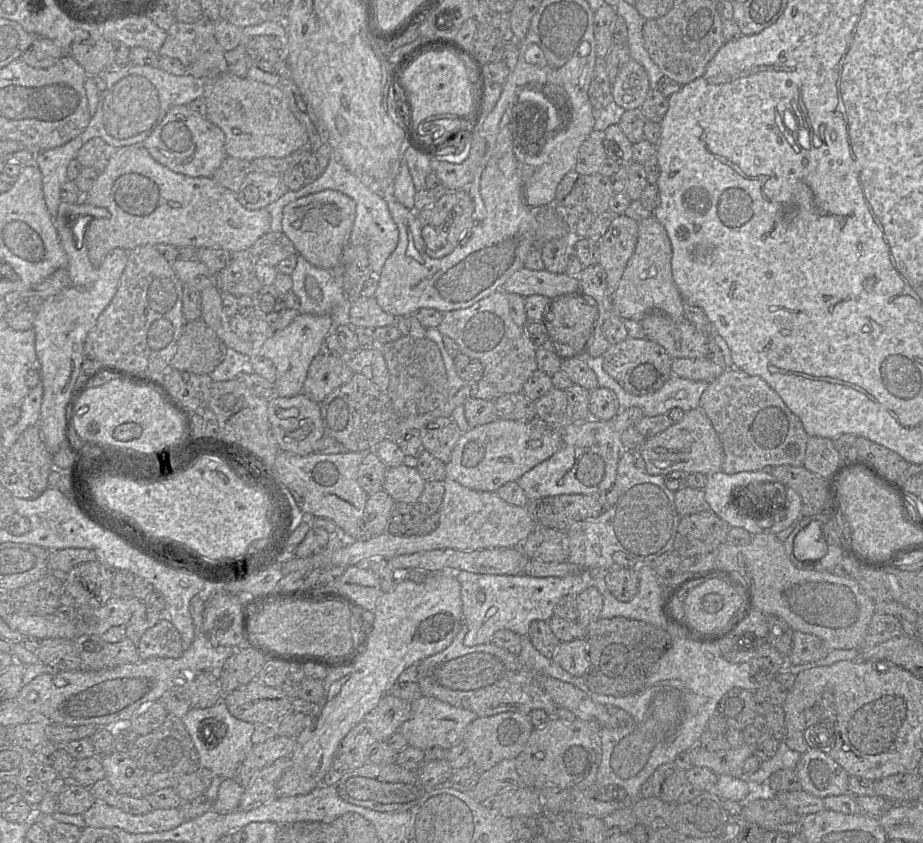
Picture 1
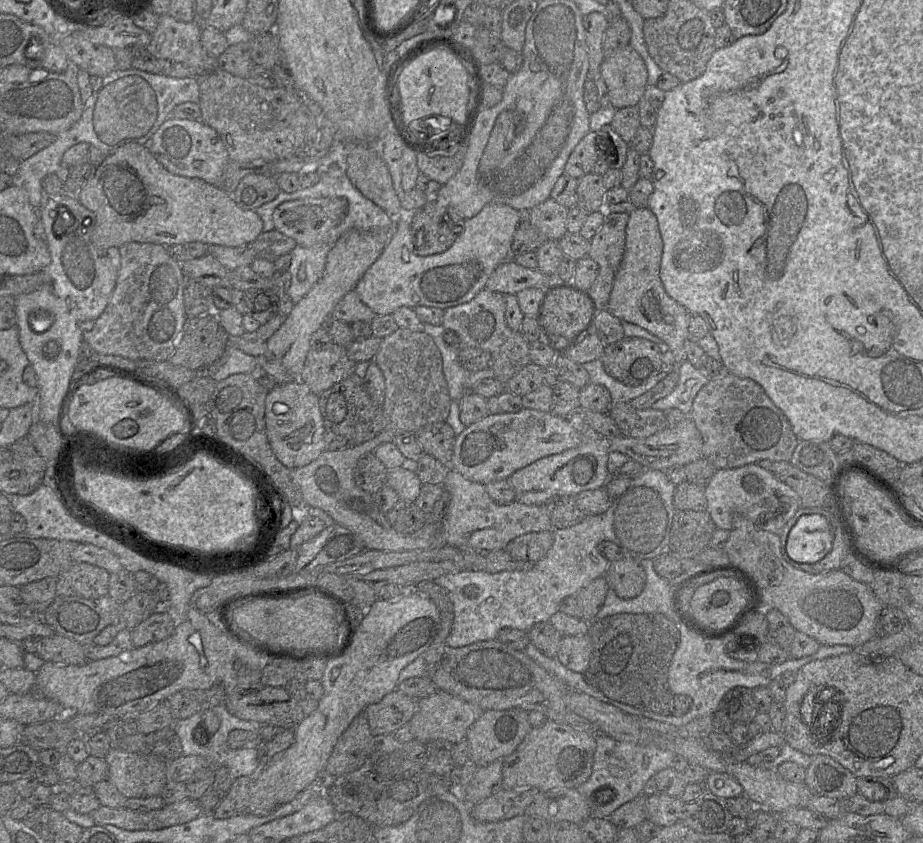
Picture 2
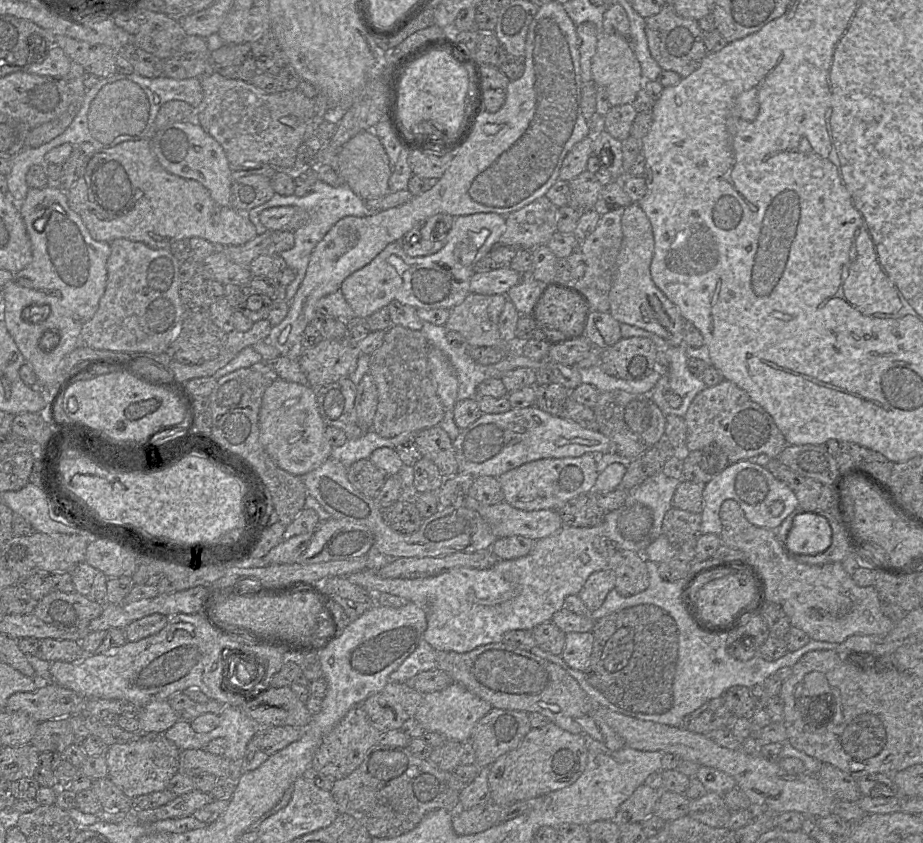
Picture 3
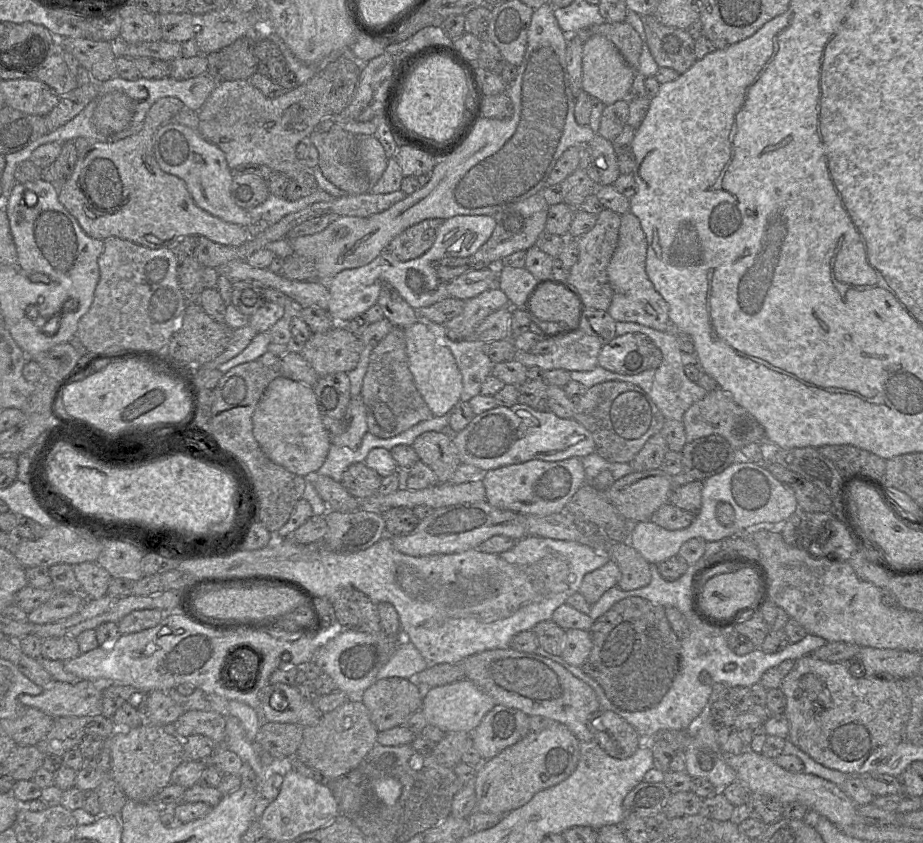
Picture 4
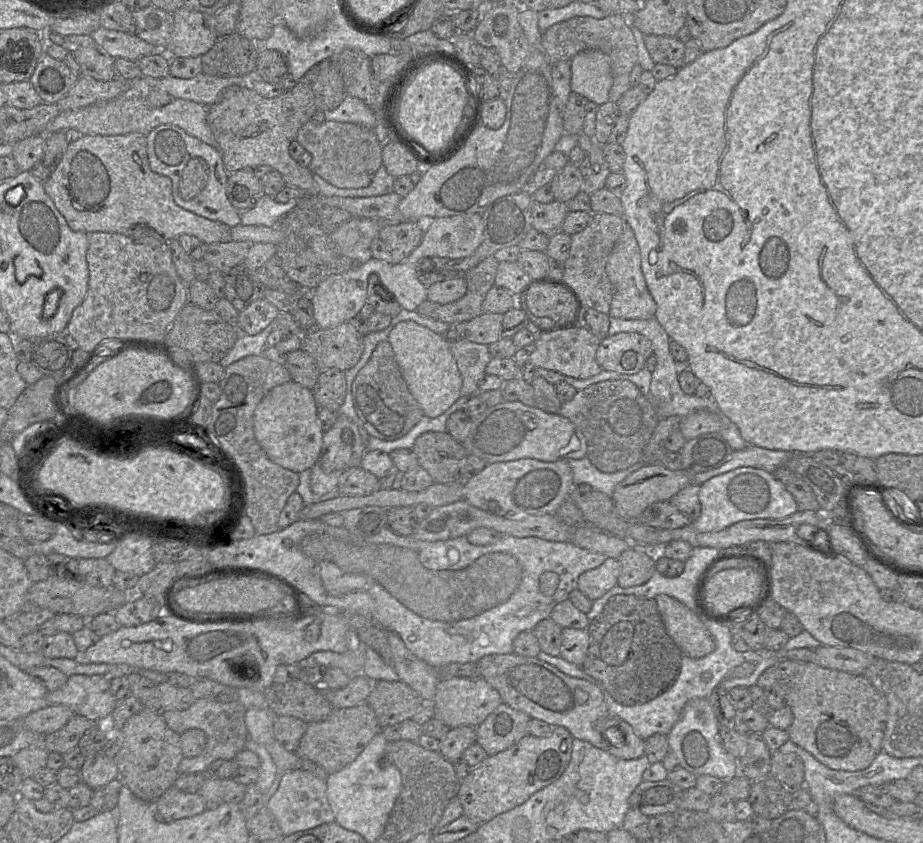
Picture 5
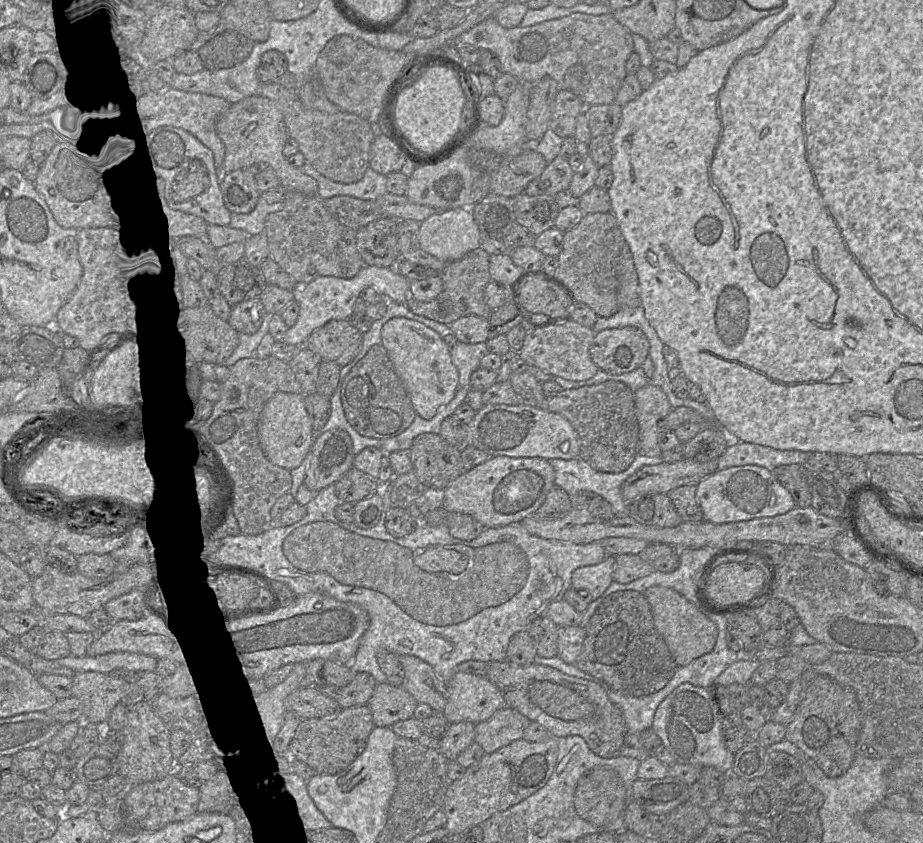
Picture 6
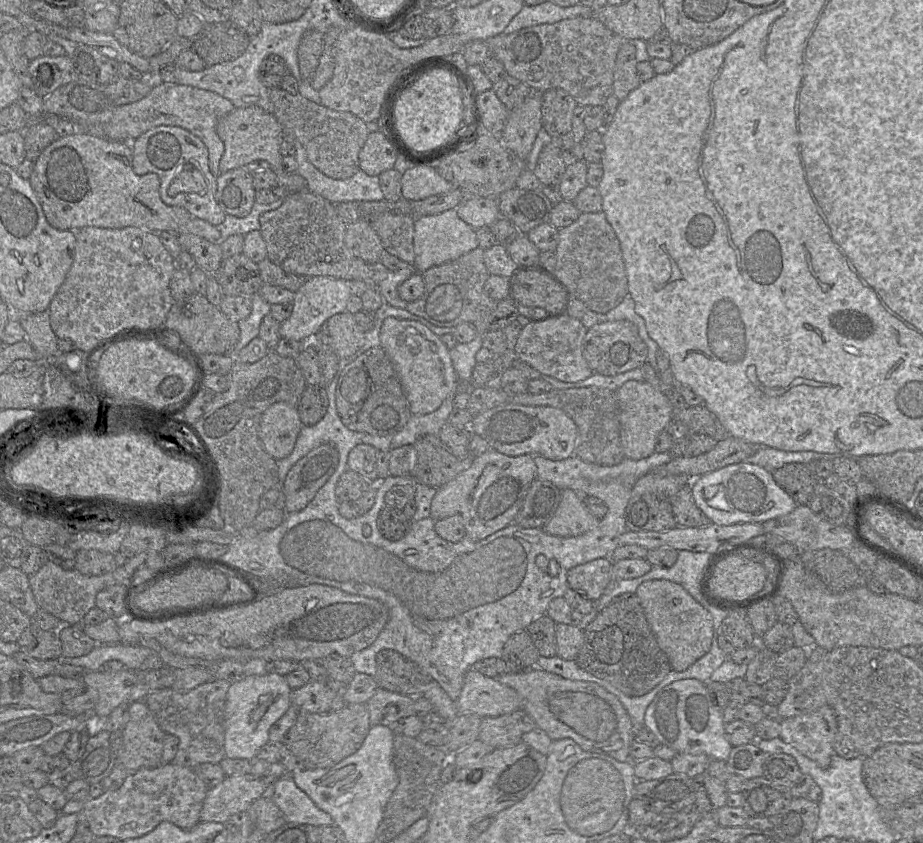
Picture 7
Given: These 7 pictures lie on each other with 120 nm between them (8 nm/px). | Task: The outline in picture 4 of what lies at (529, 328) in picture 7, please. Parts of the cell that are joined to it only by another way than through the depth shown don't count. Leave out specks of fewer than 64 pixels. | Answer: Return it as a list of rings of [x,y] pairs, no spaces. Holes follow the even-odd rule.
[[[579,329],[555,342],[556,350],[551,353],[534,355],[517,350],[514,359],[526,367],[539,367],[544,371],[591,371],[598,366],[602,344],[596,337]]]

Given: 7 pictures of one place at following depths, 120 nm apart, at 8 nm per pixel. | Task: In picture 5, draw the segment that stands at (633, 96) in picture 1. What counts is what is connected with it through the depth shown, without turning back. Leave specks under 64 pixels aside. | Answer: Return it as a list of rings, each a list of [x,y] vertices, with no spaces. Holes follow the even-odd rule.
[[[585,50],[571,59],[571,90],[599,106],[609,101],[612,87],[610,57],[600,50]]]

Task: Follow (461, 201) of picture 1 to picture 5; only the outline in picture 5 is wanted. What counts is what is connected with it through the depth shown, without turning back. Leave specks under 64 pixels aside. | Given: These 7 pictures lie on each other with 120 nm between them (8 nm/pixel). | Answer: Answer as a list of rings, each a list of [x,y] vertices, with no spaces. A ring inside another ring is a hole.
[[[404,221],[399,224],[384,224],[371,243],[372,258],[390,264],[403,262],[421,243],[425,223]]]

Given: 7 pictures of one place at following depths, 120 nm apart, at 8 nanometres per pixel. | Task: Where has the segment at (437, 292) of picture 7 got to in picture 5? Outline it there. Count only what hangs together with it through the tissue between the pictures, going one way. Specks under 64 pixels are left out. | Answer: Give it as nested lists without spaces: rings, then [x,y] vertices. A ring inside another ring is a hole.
[[[490,256],[465,273],[467,291],[459,300],[448,304],[438,304],[425,300],[418,306],[416,312],[421,316],[439,320],[452,326],[481,315],[487,292],[495,286],[498,263],[494,256]]]

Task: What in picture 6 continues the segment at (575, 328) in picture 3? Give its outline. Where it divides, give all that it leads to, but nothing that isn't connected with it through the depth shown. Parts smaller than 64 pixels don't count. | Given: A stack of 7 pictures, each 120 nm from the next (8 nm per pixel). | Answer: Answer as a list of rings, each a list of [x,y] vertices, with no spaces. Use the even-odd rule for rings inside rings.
[[[533,275],[522,279],[518,299],[525,310],[544,313],[550,318],[565,316],[570,309],[570,300],[561,288]]]

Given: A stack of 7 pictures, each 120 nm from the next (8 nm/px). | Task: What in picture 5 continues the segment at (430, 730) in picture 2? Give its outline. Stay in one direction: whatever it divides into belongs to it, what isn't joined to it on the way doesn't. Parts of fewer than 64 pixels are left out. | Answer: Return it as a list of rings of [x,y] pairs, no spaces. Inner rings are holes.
[[[482,676],[440,679],[432,702],[434,717],[449,728],[471,726],[476,728],[502,703],[501,696]]]

